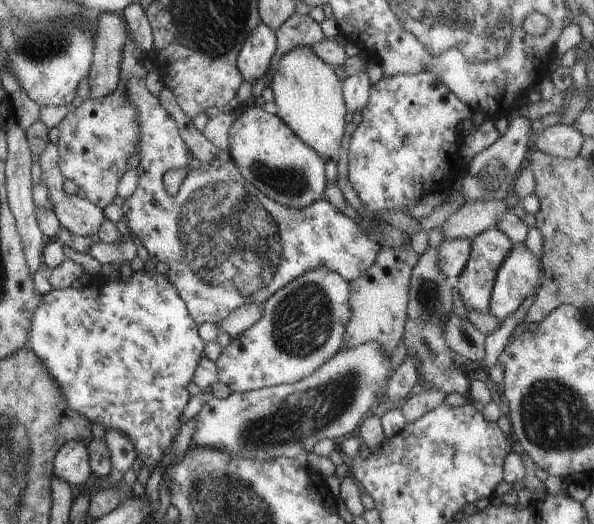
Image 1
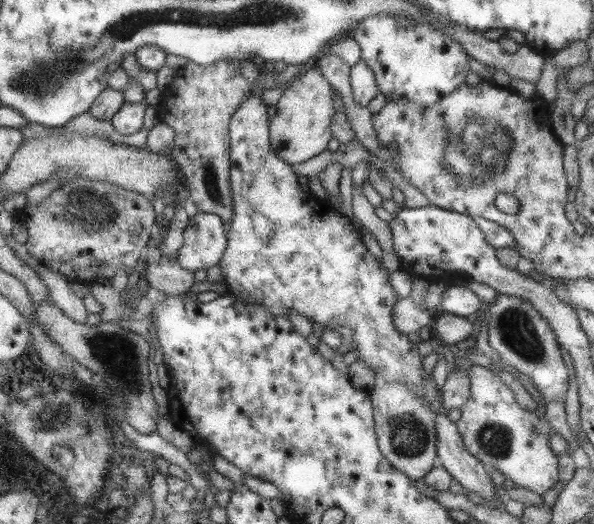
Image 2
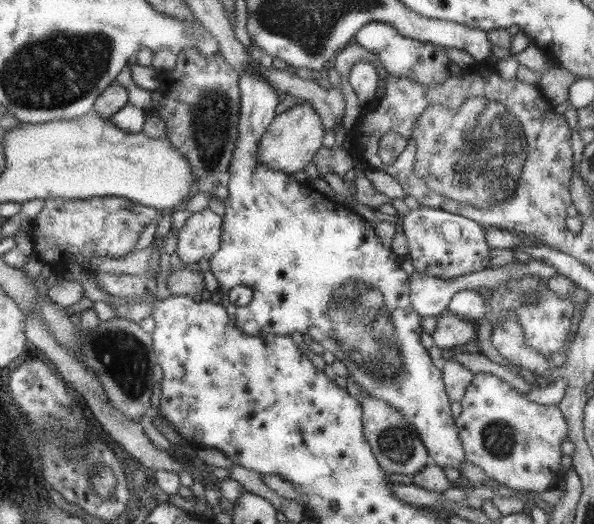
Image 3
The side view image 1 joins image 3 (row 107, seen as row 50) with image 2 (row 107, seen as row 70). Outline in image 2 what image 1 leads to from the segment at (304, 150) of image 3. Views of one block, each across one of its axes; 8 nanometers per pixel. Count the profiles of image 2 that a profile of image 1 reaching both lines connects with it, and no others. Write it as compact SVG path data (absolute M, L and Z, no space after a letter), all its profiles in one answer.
M311 63L293 82L281 92L274 105L276 113L268 122L268 138L271 151L286 163L299 164L324 152L332 139L331 121L336 113L333 109L333 88L321 76L316 64Z

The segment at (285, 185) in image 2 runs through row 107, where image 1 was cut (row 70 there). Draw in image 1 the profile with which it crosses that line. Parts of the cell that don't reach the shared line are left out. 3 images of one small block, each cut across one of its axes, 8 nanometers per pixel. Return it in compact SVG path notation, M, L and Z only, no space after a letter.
M259 23L245 37L237 54L237 72L243 82L253 85L265 74L276 47L275 32Z

